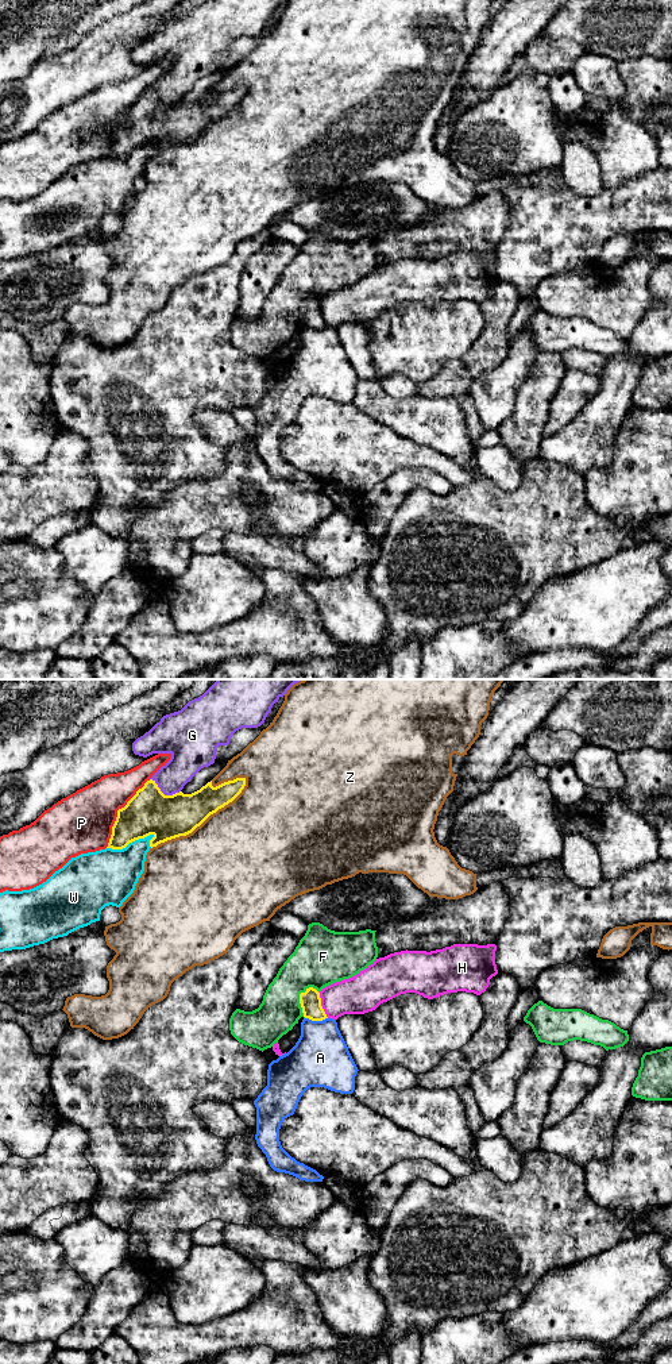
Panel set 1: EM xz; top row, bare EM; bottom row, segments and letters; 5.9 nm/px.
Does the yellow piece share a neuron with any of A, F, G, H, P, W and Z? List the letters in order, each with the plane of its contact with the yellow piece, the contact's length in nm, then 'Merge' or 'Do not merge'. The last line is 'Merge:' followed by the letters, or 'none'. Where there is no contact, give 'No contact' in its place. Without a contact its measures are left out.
A: Touches yellow in xz. Shared border 140 nm. Do not merge
F: Touches yellow in xz. Shared border 200 nm. Do not merge
G: Touches yellow in xz. Shared border 200 nm. Do not merge
H: Touches yellow in xz. Shared border 160 nm. Do not merge
P: Touches yellow in xz. Shared border 480 nm. Do not merge
W: Touches yellow in xz. Shared border 300 nm. Do not merge
Z: Touches yellow in xz. Shared border 700 nm. Do not merge
Merge: none

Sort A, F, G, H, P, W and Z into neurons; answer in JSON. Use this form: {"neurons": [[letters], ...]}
{"neurons": [["A"], ["F"], ["G"], ["H"], ["P"], ["W"], ["Z"]]}

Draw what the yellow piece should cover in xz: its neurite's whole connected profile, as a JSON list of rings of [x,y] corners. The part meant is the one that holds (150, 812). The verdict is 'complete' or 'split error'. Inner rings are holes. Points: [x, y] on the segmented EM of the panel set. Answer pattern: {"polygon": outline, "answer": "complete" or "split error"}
{"polygon": [[[236,778],[216,787],[212,781],[192,794],[165,795],[150,779],[117,810],[107,848],[123,849],[150,835],[150,847],[186,836],[211,814],[232,802],[244,789],[246,778]]], "answer": "complete"}

